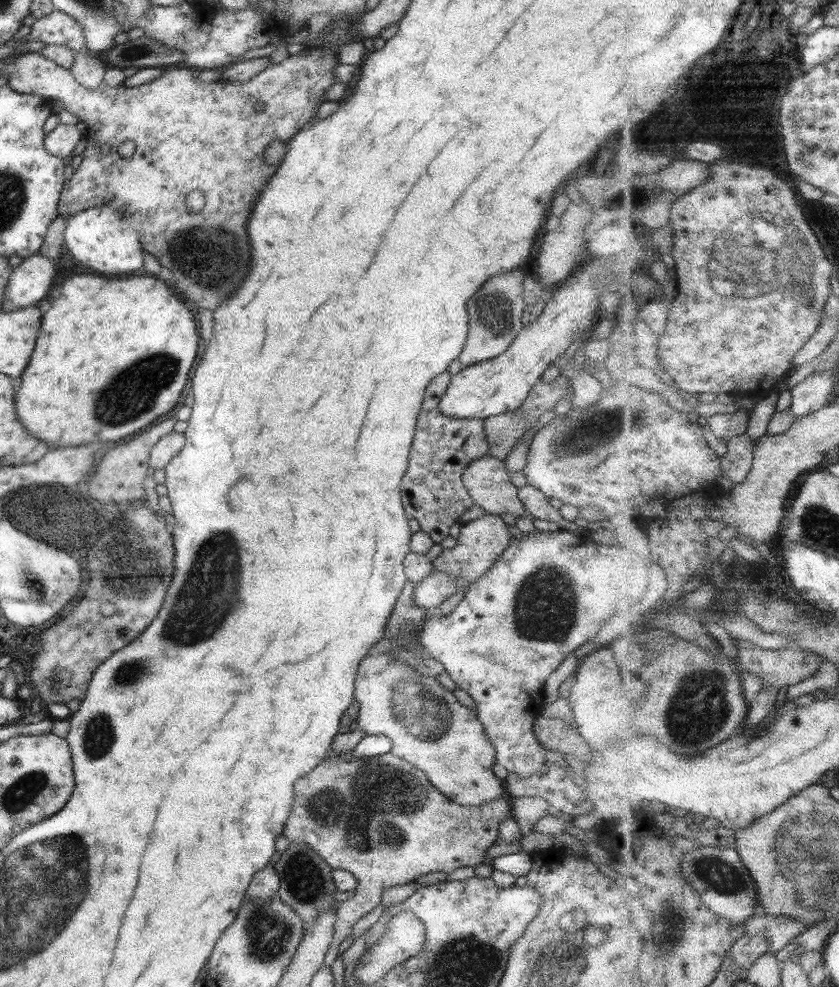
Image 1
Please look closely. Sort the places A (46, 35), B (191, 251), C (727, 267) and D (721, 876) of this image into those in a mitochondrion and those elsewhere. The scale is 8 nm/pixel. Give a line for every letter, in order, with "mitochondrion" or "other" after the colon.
A: other
B: mitochondrion
C: mitochondrion
D: mitochondrion

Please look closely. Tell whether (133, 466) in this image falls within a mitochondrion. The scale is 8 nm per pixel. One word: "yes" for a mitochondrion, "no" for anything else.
no

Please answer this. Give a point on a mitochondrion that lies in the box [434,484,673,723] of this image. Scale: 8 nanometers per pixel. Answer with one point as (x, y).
(546, 610)

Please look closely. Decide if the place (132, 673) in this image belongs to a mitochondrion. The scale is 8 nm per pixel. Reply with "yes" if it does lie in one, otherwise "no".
yes

